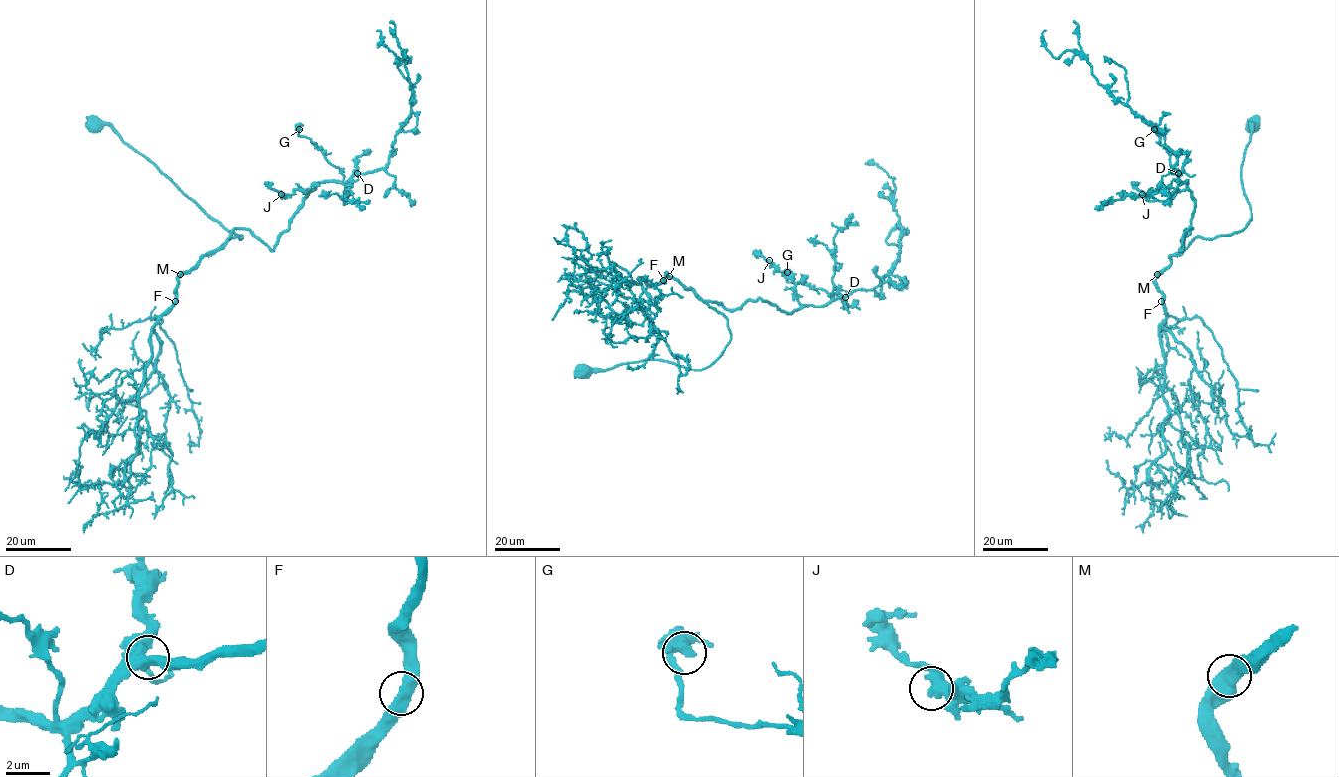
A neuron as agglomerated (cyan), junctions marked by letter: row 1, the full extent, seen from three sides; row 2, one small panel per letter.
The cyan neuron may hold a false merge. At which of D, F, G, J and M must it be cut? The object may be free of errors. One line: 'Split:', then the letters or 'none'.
Split: none

